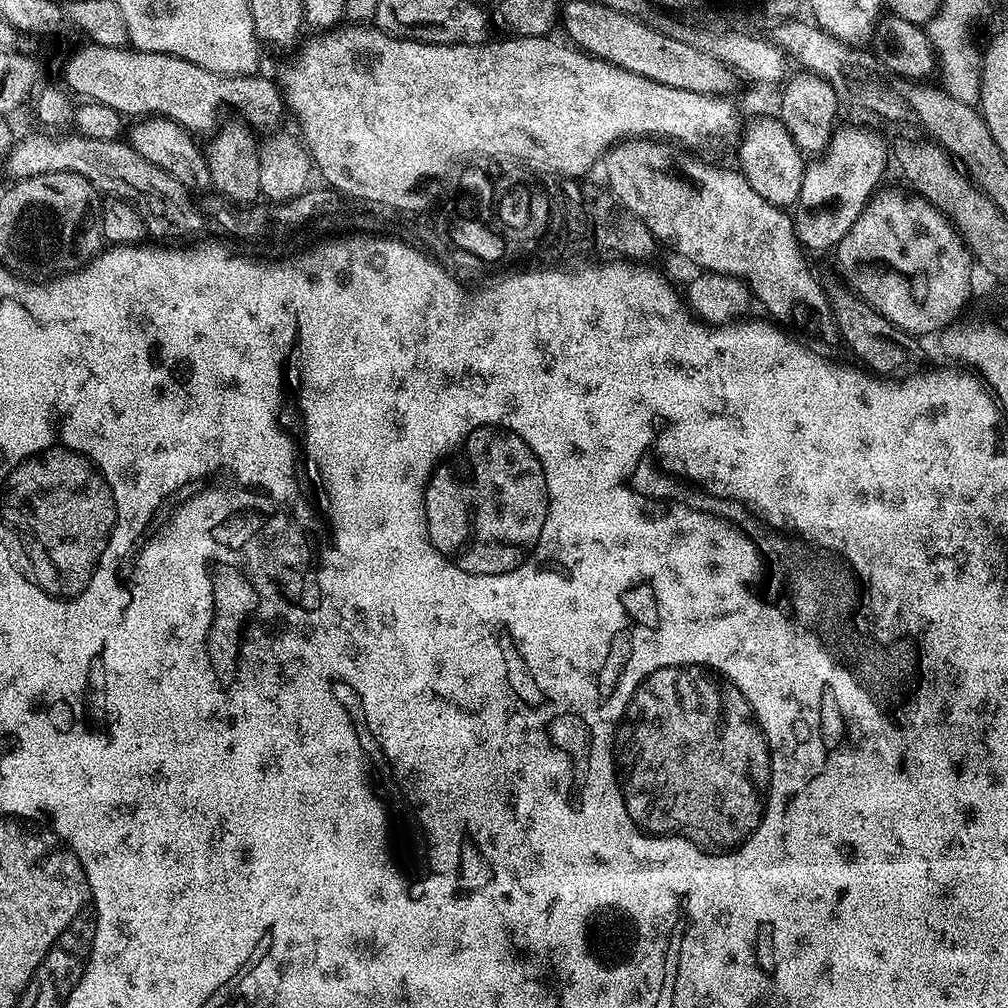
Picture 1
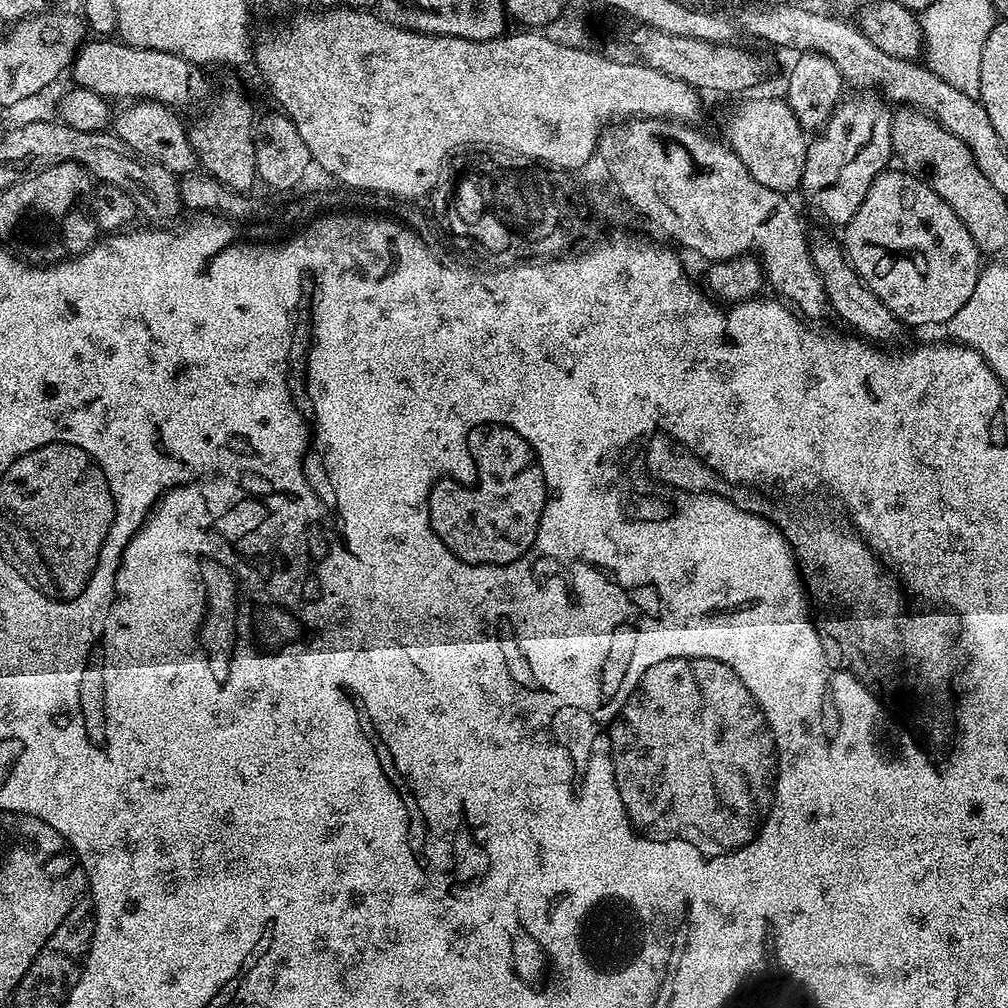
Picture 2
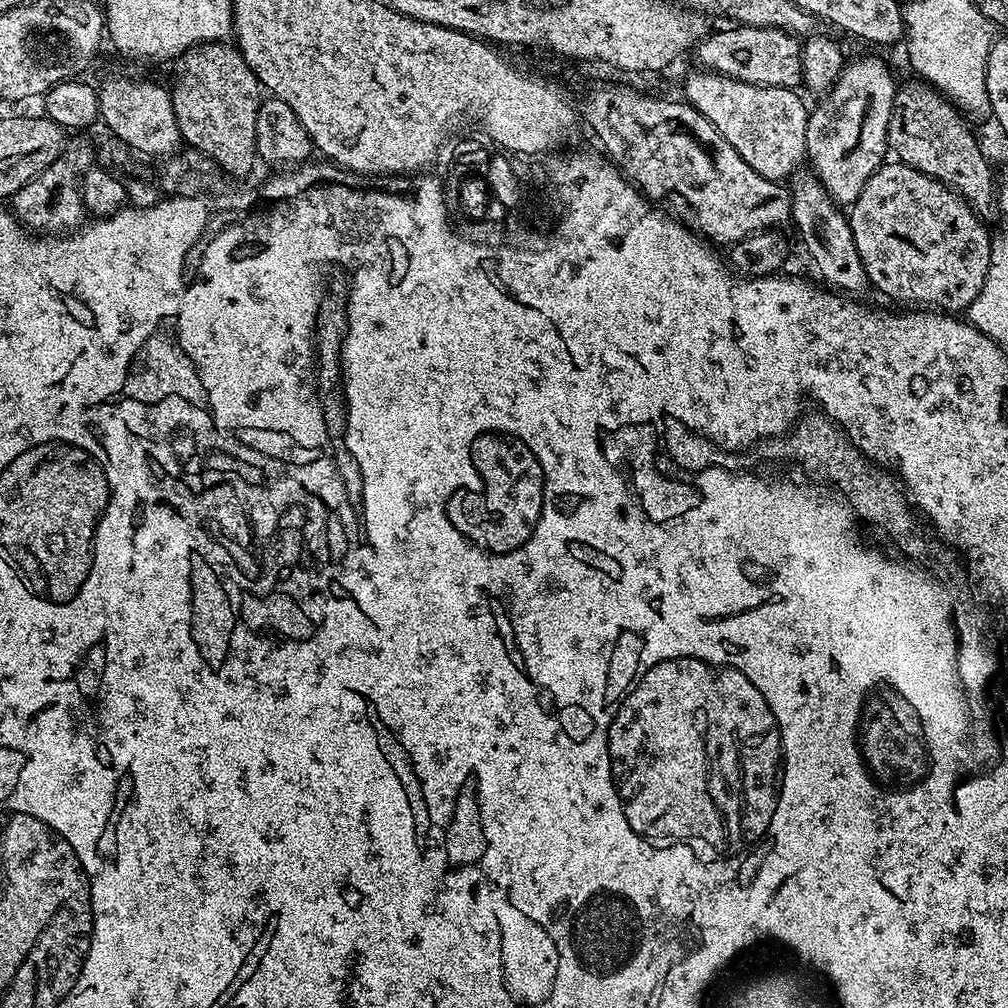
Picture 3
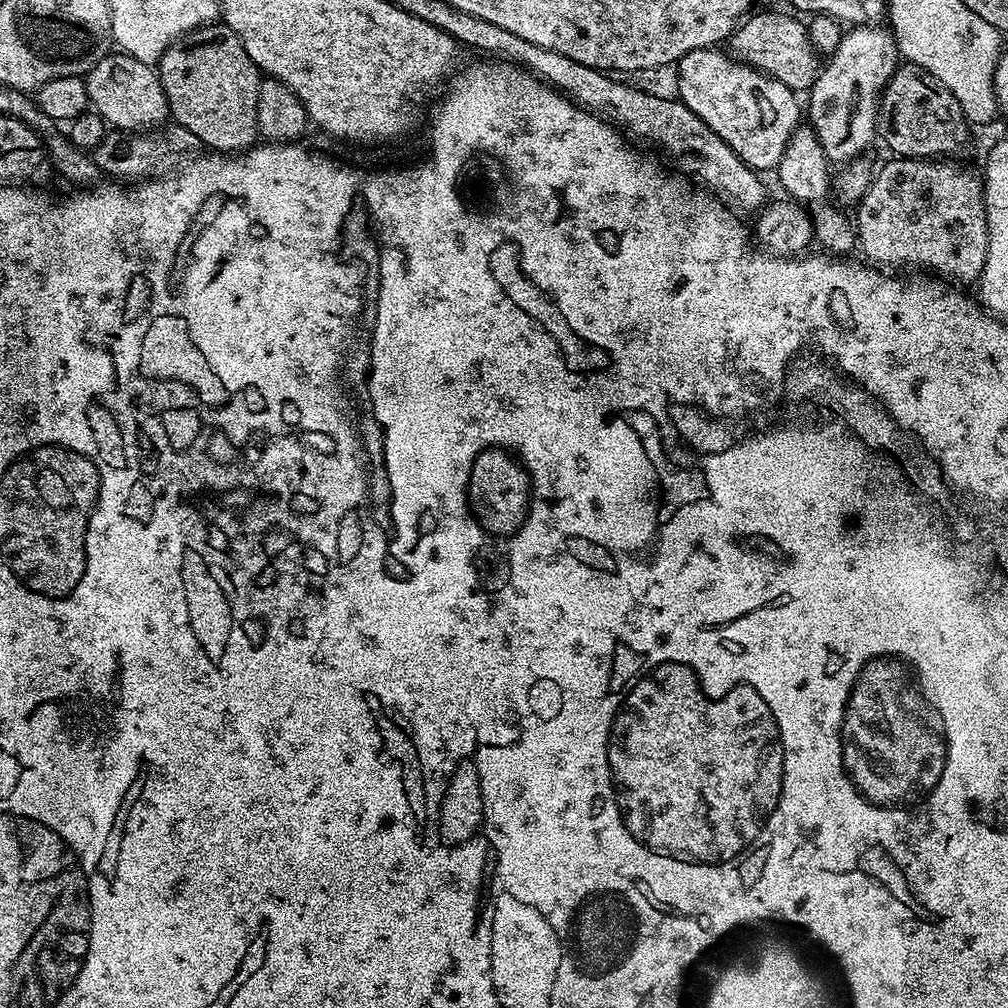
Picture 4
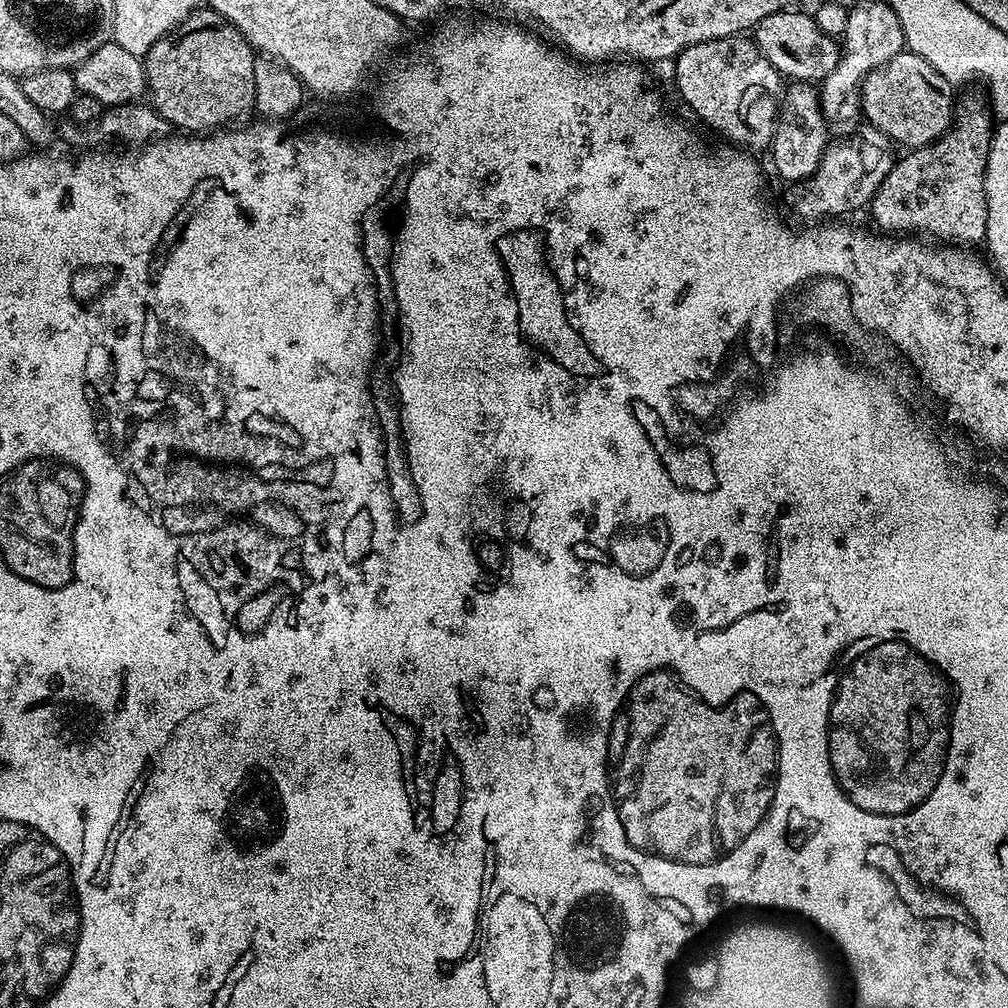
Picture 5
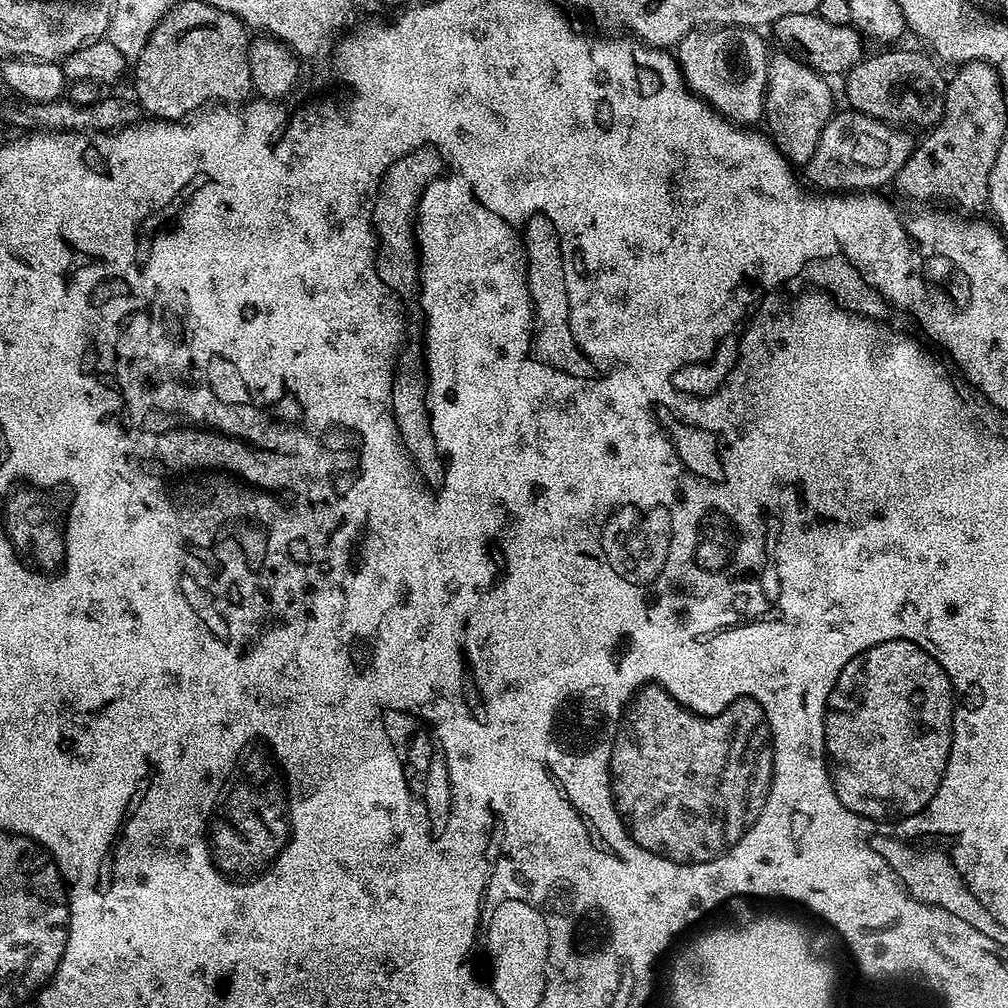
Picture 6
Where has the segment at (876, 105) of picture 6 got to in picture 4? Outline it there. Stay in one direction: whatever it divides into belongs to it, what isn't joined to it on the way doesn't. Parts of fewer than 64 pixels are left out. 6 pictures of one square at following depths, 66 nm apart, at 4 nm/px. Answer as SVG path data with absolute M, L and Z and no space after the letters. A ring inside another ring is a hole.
M901 63L888 79L880 98L878 136L886 147L900 158L926 160L948 158L960 152L968 140L970 125L958 98L926 70L916 64Z

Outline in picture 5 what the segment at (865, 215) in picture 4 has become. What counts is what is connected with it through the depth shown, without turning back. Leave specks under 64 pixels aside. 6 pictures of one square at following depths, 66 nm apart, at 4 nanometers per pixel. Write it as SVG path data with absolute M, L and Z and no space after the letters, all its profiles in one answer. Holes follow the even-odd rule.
M968 92L959 97L948 133L925 148L905 151L895 161L870 203L872 220L881 233L933 236L928 238L944 246L976 246L984 240L988 213L984 179L994 117L989 101L980 96Z

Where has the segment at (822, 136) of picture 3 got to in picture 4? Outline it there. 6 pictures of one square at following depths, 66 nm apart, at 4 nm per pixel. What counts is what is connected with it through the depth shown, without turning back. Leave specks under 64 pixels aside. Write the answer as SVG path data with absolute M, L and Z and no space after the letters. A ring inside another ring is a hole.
M884 26L849 27L838 42L836 52L827 57L826 63L820 69L820 77L806 93L806 120L833 165L849 165L857 158L863 157L862 154L871 146L872 139L877 139L880 98L888 79L895 74L897 67L896 39Z

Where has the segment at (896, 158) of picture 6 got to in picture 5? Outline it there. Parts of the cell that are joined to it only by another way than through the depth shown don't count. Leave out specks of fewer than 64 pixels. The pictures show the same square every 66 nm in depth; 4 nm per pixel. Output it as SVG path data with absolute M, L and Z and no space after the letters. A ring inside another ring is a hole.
M871 126L862 132L829 143L818 170L806 181L795 181L784 192L787 210L801 223L816 224L830 214L850 214L871 203L878 186L885 180L896 161L894 146L887 136Z

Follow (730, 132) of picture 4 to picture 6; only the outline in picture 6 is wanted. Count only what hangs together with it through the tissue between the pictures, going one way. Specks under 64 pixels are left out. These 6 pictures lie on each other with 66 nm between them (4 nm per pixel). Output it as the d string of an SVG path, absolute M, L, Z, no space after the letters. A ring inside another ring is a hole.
M713 27L711 30L697 30L686 34L674 49L676 63L695 96L705 100L715 112L725 116L737 126L756 126L764 118L764 95L768 93L768 61L770 51L764 45L761 33L754 28Z

